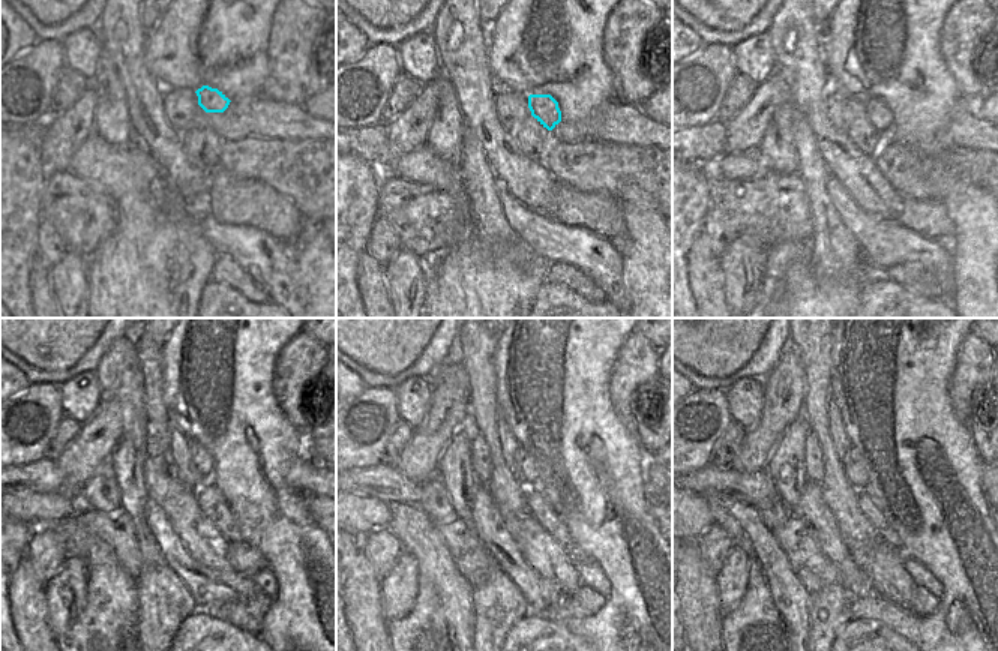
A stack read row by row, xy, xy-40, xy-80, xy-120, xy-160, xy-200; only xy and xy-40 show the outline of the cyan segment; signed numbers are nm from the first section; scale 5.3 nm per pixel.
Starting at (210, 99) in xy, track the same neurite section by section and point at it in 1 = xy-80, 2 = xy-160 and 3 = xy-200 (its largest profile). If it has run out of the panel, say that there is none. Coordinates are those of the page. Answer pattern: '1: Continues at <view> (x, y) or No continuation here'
1: Continues at xy-80 (878, 114)
2: Continues at xy-160 (524, 467)
3: Continues at xy-200 (854, 467)

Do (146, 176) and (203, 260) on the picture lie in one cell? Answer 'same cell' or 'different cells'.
same cell

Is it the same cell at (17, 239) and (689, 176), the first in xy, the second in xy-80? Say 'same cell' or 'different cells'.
same cell

